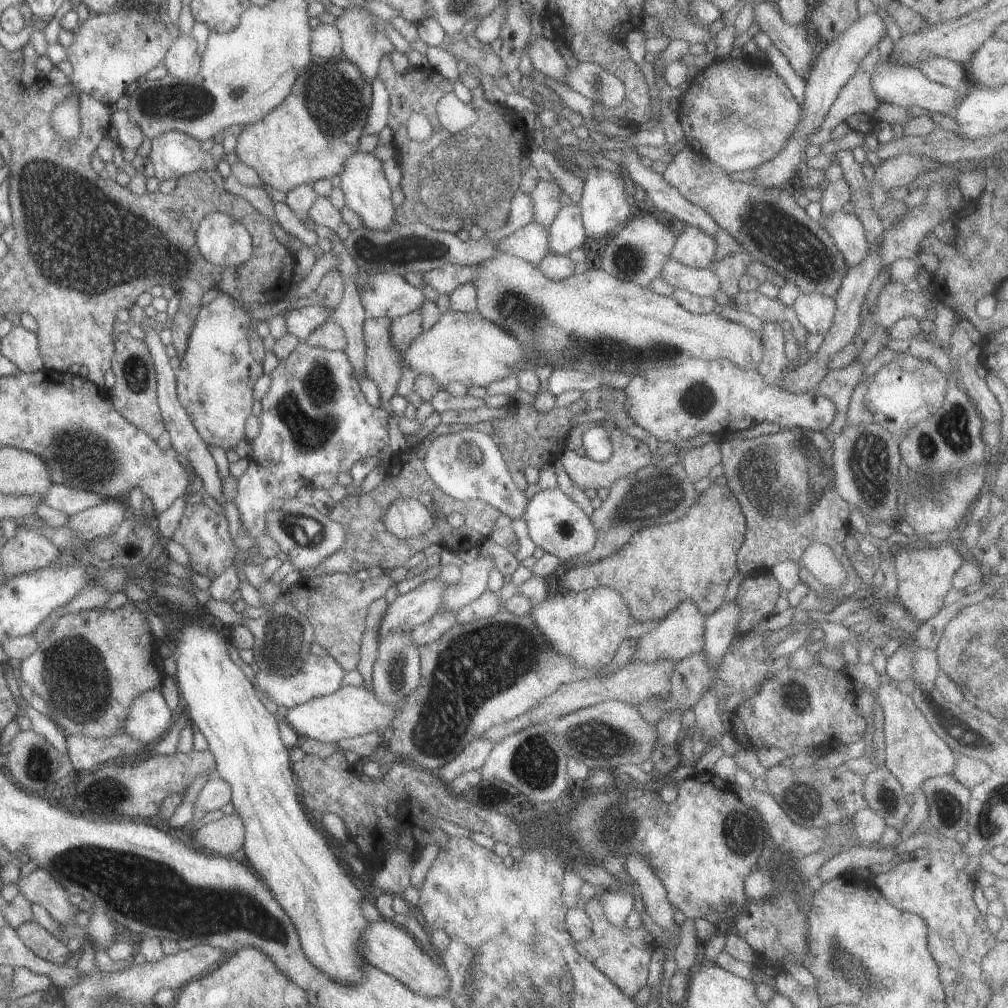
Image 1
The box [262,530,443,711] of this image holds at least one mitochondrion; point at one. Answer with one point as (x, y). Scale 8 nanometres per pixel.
(284, 643)

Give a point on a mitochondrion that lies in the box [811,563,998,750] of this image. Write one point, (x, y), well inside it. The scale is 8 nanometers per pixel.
(962, 735)

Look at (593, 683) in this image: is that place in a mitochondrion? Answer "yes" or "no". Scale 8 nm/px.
no

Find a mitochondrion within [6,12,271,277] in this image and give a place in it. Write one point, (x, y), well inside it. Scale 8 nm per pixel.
(176, 101)

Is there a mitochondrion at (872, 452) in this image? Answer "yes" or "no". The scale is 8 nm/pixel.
yes

